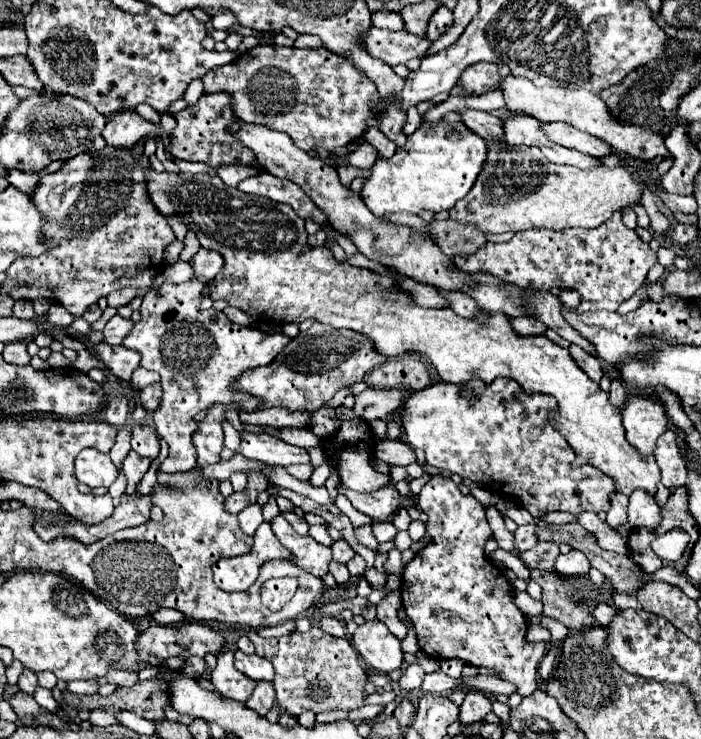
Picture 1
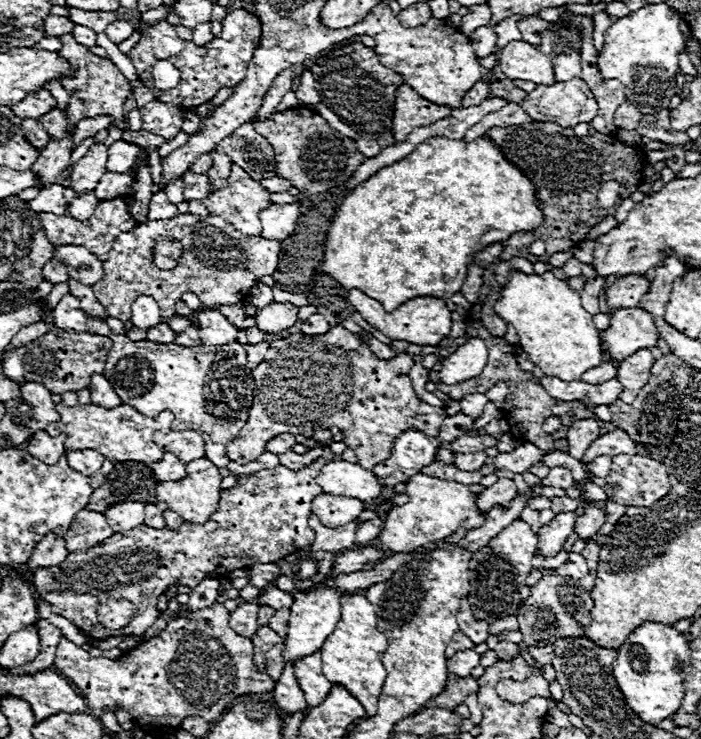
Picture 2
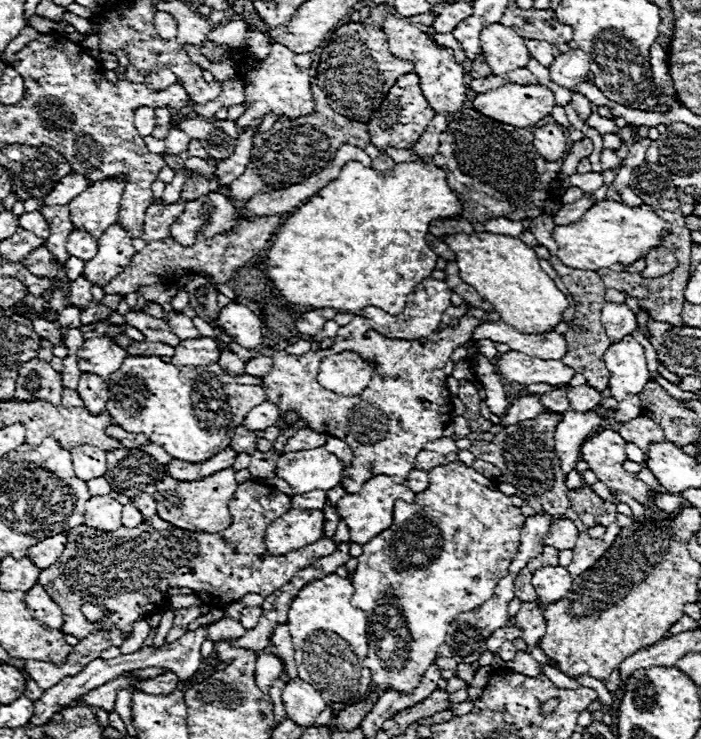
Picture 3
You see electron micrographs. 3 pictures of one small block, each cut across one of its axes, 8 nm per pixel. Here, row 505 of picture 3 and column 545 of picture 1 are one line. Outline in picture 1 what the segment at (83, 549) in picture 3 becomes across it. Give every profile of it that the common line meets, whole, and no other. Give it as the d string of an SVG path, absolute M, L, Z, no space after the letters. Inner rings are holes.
M620 212L592 230L568 228L554 232L532 228L514 234L510 242L488 242L468 258L454 258L456 268L462 272L490 274L518 288L572 288L582 296L582 302L578 306L580 314L596 310L618 310L618 306L626 302L646 280L648 270L656 262L656 252L652 252L650 246L638 238L636 230L630 230L622 224Z

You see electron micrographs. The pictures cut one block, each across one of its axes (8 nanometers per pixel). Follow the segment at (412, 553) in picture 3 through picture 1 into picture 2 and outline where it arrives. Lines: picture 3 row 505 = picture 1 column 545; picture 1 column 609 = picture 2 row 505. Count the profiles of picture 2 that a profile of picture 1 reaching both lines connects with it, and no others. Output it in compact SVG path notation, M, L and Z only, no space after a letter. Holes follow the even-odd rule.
M500 478L494 486L488 486L480 492L480 496L476 498L476 506L480 508L480 512L488 514L494 506L508 508L514 496L516 496L516 484L508 478Z

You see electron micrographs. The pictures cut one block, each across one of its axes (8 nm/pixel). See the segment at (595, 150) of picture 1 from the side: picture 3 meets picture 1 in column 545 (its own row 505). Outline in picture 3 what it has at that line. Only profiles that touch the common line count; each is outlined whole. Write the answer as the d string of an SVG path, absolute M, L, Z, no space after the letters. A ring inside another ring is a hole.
M126 504L126 506L124 506L124 514L122 514L122 526L124 526L124 528L136 528L136 526L142 524L142 522L144 522L144 518L142 518L140 510L134 508L132 504Z

